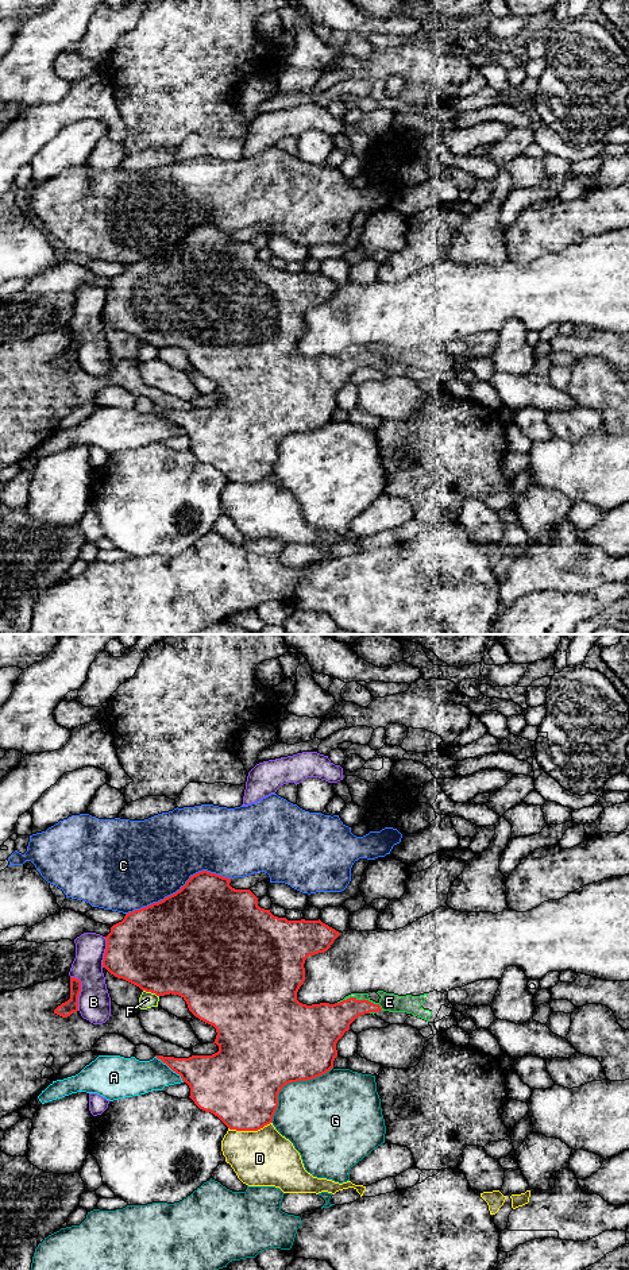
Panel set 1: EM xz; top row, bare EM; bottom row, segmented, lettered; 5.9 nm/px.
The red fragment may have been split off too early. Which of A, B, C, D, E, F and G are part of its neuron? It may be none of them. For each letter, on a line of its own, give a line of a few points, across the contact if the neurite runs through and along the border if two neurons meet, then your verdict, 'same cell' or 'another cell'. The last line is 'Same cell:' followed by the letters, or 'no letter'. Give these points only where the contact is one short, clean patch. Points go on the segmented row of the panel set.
A: another cell
B: another cell
C: another cell
D: another cell
E: another cell
F: another cell
G: another cell
Same cell: no letter

